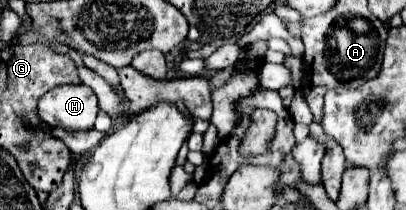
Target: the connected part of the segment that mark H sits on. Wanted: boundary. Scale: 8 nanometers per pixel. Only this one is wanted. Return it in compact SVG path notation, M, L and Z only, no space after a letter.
M66 84L46 92L38 102L40 118L50 126L64 126L70 130L94 128L98 116L98 100L92 88L84 84Z

